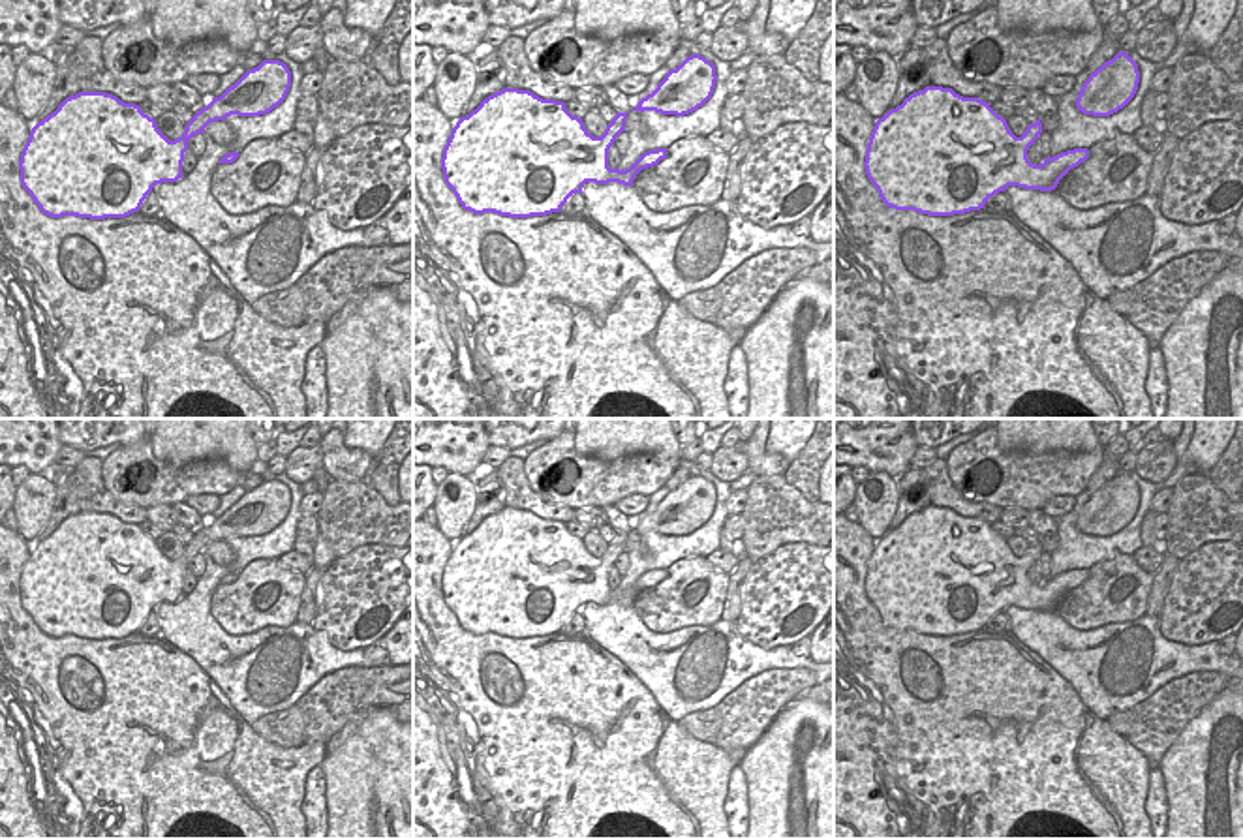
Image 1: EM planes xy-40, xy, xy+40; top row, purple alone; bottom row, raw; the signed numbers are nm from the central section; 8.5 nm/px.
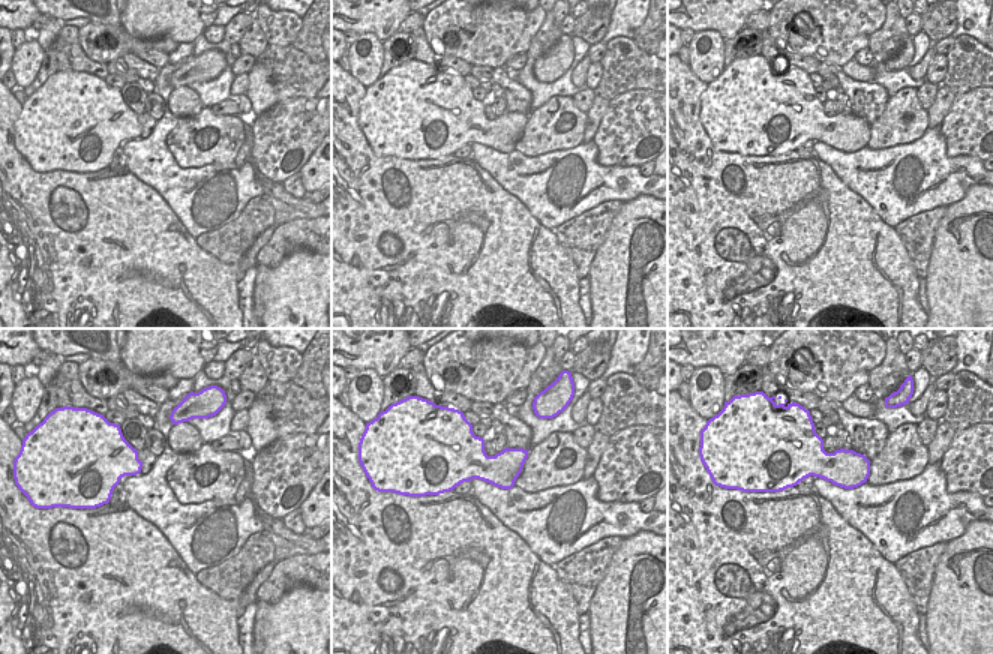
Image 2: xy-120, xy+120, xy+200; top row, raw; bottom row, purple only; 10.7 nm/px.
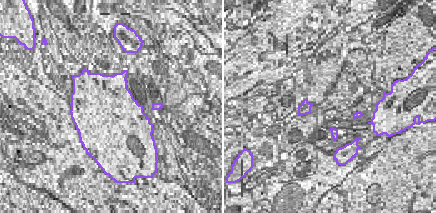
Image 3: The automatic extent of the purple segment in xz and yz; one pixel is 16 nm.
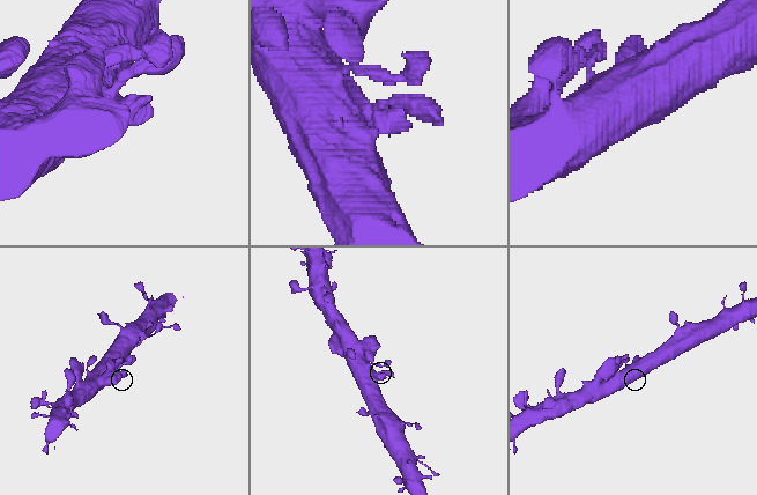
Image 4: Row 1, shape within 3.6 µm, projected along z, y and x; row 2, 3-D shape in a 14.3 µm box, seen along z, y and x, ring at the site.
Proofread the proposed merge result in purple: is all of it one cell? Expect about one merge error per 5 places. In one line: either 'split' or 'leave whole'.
leave whole

